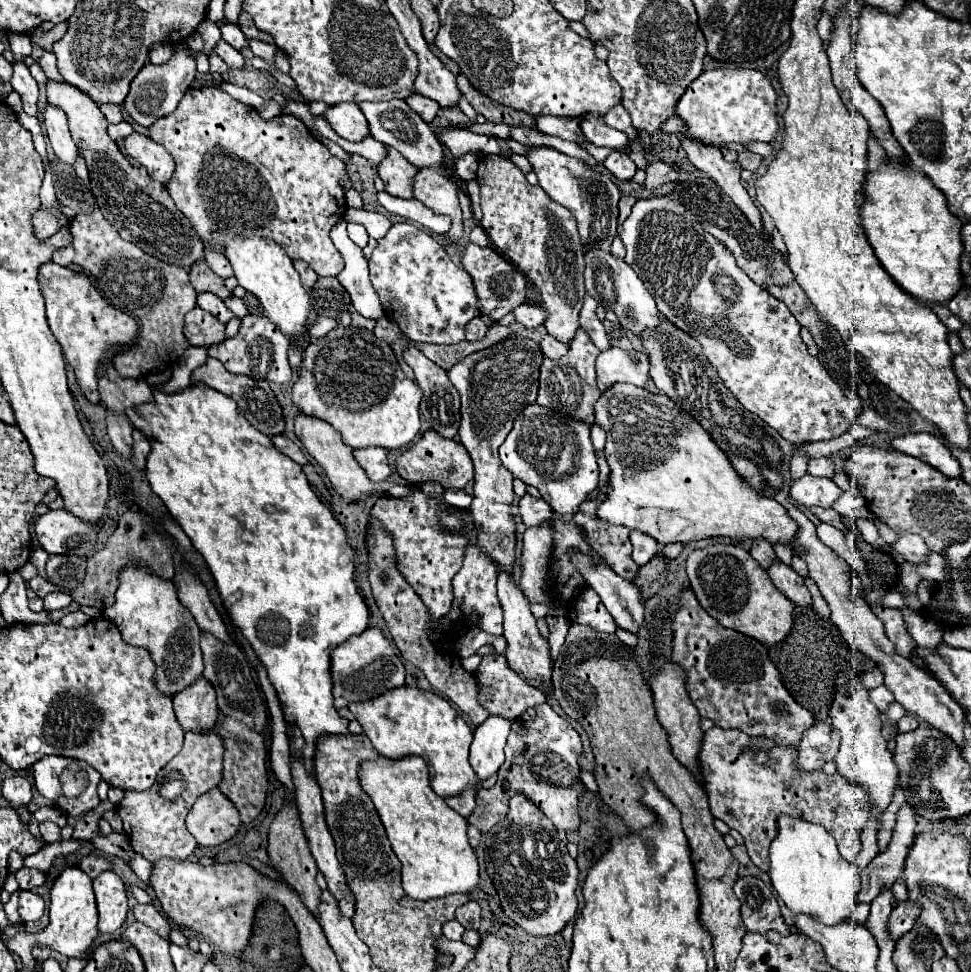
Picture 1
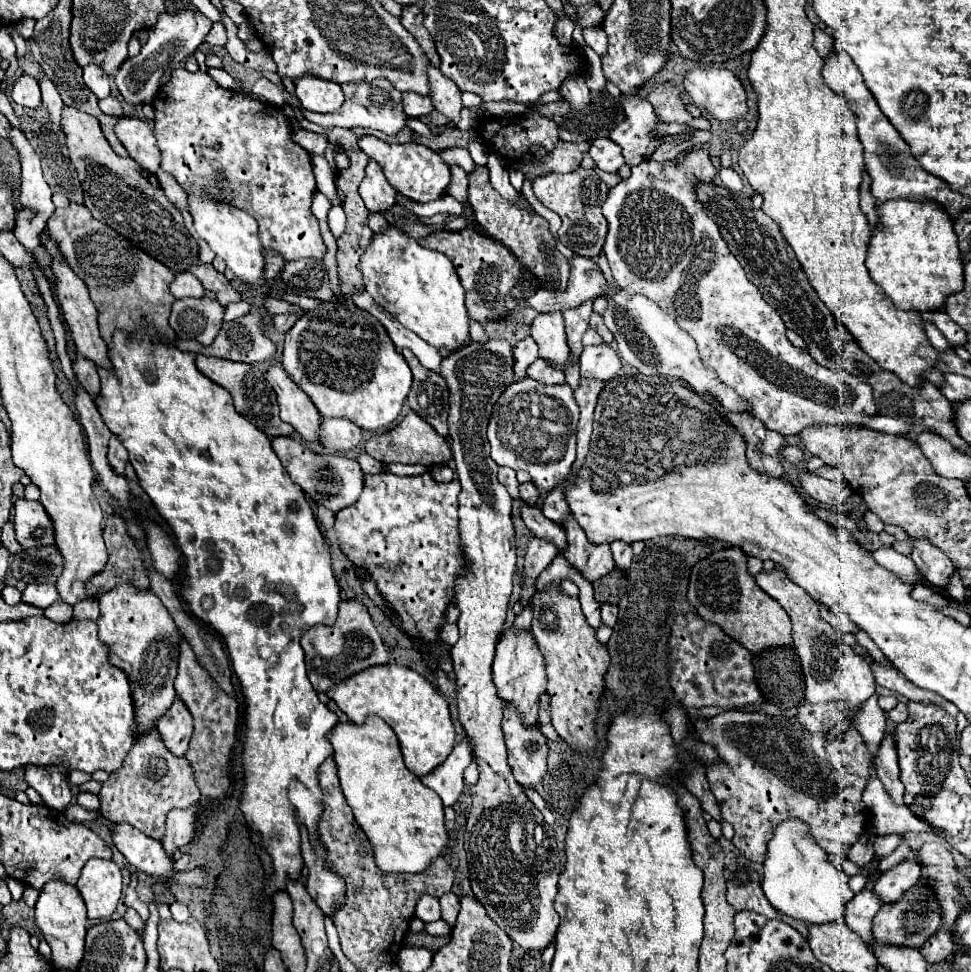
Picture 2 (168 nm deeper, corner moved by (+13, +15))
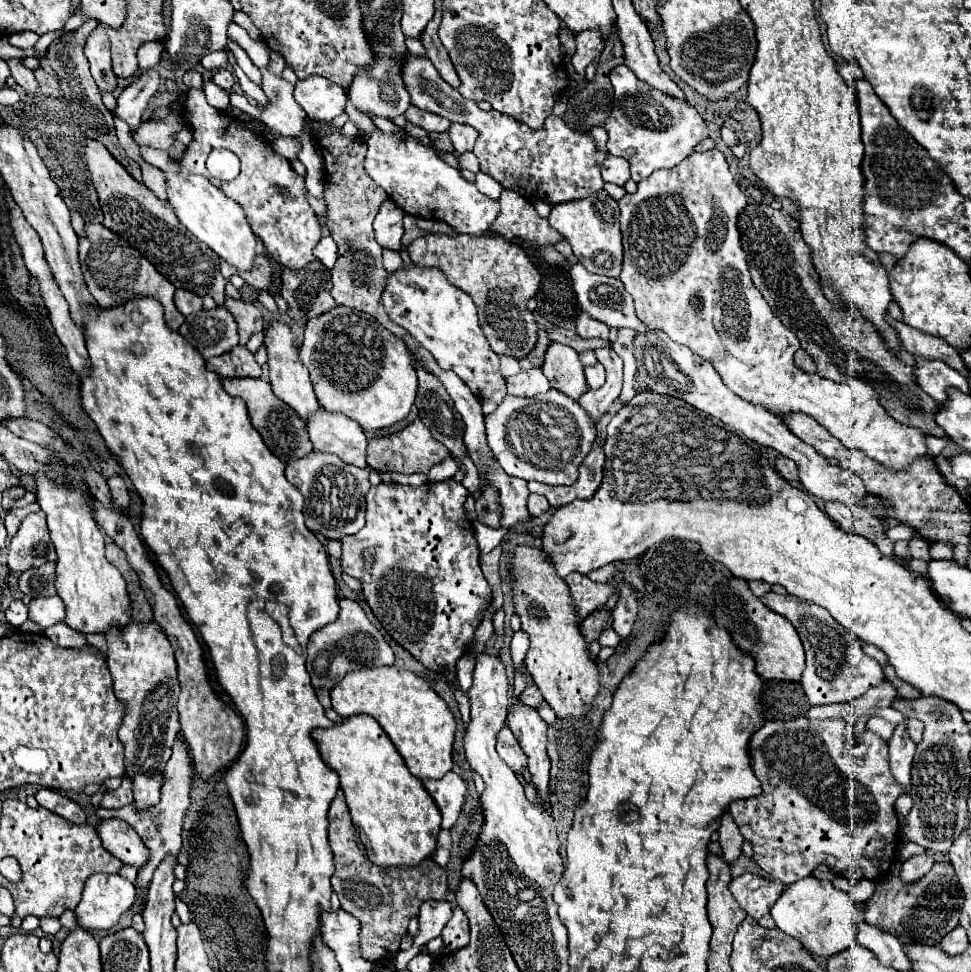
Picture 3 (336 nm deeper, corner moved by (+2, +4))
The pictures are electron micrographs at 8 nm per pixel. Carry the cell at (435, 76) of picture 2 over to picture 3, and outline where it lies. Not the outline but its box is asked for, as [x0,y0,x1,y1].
[448,124,476,154]

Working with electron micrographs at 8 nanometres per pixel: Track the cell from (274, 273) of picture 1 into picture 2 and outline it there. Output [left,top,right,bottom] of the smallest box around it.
[189,193,265,285]

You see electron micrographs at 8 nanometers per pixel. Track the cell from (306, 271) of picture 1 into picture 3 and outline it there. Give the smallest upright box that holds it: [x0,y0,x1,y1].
[238,254,272,290]

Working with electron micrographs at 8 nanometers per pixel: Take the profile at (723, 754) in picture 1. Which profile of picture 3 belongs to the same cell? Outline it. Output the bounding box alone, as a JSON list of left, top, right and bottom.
[730,718,904,884]

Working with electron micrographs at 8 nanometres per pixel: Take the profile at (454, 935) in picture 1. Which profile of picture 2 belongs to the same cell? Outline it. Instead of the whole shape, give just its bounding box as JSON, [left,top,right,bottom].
[415,897,441,923]

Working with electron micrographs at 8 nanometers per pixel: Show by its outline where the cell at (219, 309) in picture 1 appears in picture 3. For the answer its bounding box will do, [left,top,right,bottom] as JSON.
[174,290,202,316]

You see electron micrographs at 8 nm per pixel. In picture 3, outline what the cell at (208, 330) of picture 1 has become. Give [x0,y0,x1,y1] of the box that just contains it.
[180,306,238,360]

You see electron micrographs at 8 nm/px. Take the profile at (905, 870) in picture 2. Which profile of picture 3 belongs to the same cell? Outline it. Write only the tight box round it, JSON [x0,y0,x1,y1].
[900,854,934,884]

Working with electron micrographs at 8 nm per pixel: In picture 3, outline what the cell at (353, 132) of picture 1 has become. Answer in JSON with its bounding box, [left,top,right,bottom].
[294,76,346,120]

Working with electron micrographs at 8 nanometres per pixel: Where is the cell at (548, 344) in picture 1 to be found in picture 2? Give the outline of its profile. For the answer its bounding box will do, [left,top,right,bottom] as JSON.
[513,335,539,377]

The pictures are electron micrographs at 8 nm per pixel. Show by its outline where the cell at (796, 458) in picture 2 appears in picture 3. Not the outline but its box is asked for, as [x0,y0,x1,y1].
[774,456,798,484]

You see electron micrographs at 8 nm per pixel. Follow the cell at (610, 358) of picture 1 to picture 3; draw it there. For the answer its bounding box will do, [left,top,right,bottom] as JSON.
[584,364,606,390]

